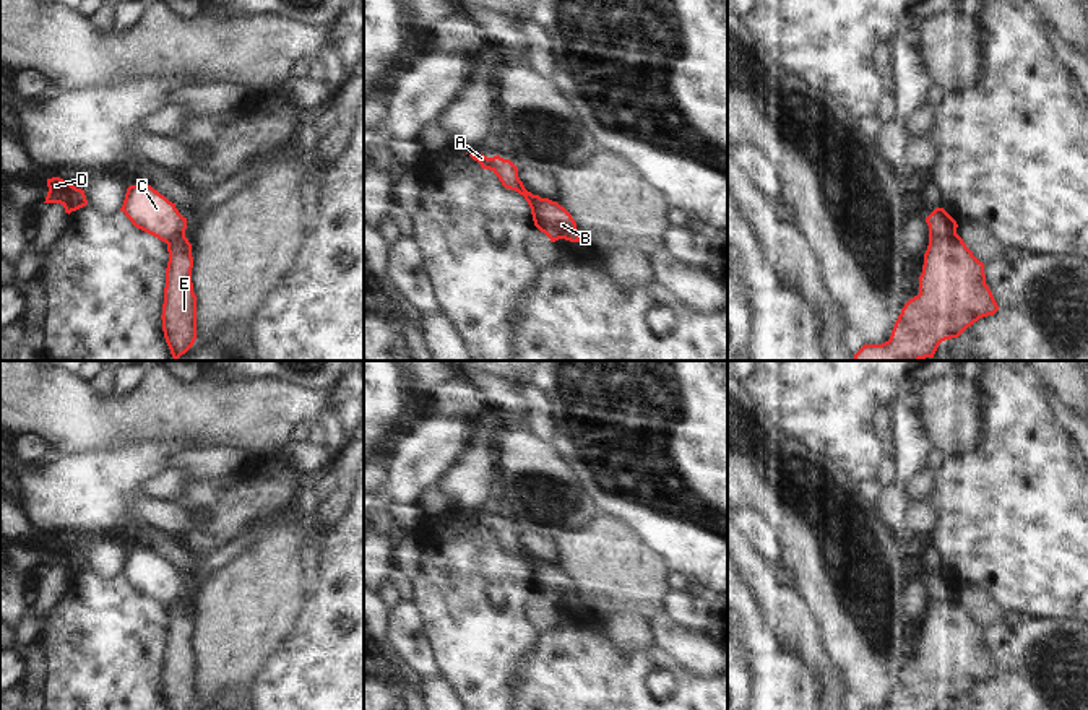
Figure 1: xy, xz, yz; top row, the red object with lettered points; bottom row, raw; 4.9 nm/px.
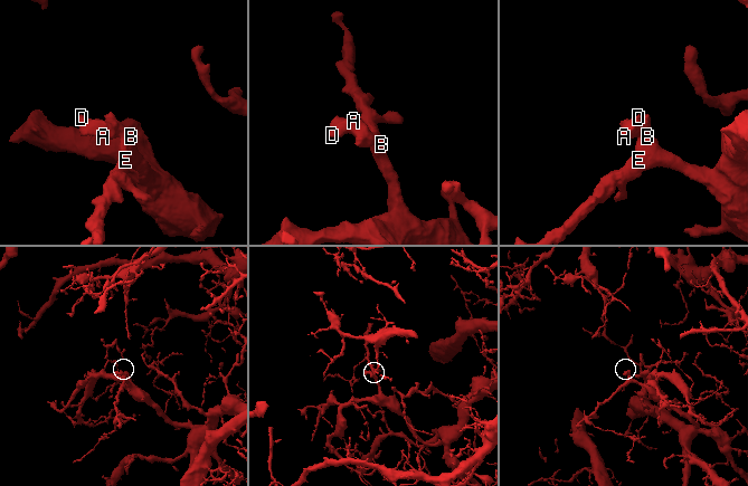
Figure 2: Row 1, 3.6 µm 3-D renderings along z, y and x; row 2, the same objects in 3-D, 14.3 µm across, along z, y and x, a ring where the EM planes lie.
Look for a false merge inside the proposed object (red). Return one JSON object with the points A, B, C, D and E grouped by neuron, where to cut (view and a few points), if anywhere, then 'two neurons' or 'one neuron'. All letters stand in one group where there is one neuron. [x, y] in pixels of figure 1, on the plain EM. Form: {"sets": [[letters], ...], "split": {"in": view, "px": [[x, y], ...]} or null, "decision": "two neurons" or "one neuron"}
{"sets": [["A", "C", "D"], ["B", "E"]], "split": {"in": "yz", "px": [[955, 595], [929, 605]]}, "decision": "two neurons"}

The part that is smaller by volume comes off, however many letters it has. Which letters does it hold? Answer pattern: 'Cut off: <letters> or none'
Cut off: A, C, D

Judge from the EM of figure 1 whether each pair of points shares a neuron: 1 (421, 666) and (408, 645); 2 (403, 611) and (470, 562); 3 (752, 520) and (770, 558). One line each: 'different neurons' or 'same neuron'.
1: same neuron
2: different neurons
3: same neuron

